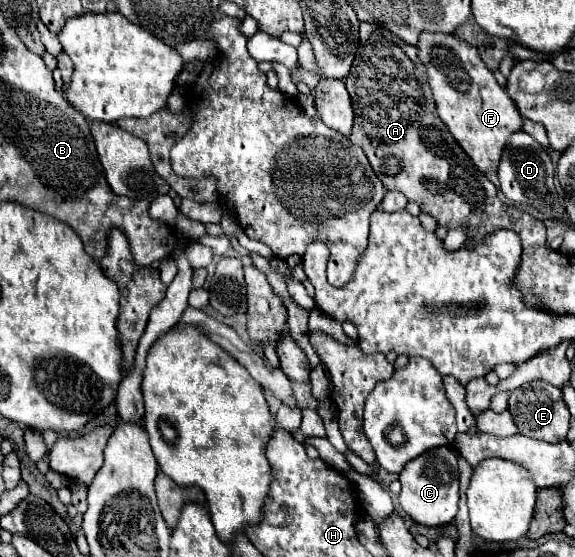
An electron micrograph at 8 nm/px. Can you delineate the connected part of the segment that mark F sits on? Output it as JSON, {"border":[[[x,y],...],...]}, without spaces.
{"border":[[[420,35],[418,57],[428,69],[440,119],[444,119],[452,137],[478,169],[484,173],[498,171],[508,139],[522,131],[524,125],[514,101],[506,95],[504,87],[496,83],[492,71],[484,67],[476,47],[470,47],[454,35]]]}

